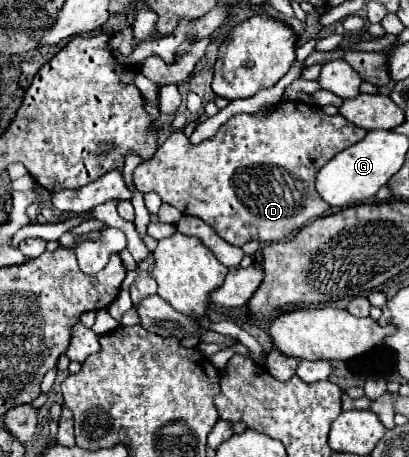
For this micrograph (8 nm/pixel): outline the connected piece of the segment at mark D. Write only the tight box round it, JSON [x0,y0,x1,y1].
[134,101,366,247]

